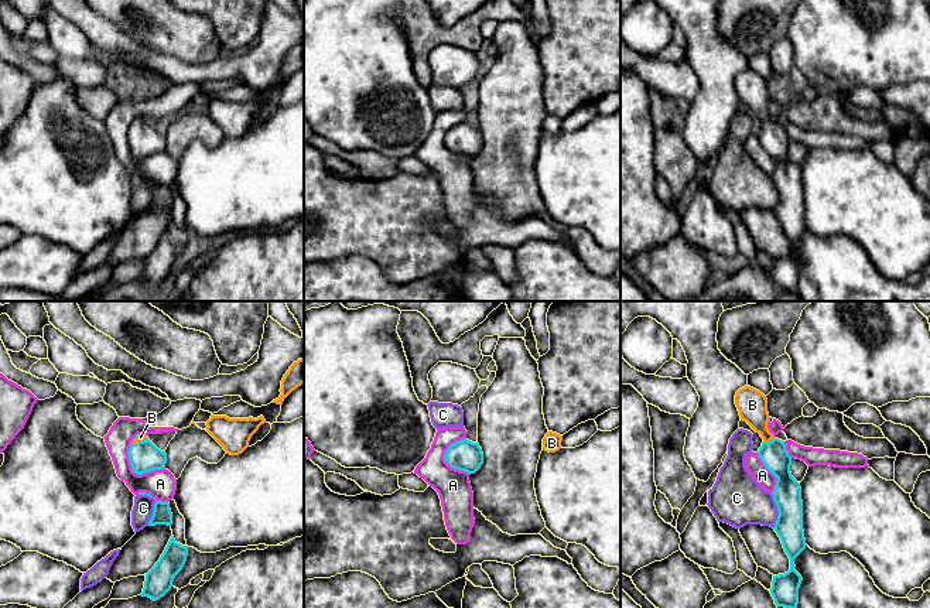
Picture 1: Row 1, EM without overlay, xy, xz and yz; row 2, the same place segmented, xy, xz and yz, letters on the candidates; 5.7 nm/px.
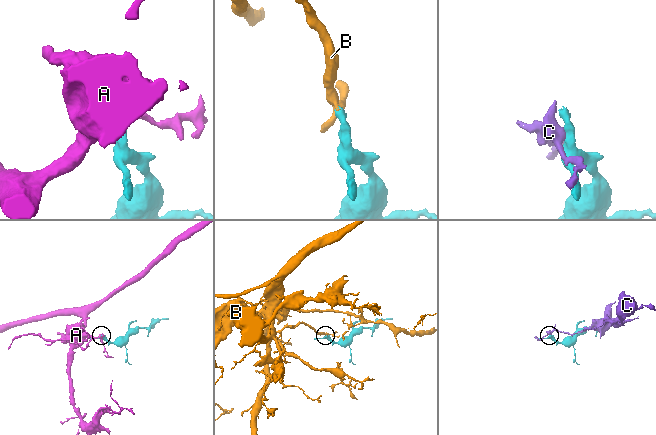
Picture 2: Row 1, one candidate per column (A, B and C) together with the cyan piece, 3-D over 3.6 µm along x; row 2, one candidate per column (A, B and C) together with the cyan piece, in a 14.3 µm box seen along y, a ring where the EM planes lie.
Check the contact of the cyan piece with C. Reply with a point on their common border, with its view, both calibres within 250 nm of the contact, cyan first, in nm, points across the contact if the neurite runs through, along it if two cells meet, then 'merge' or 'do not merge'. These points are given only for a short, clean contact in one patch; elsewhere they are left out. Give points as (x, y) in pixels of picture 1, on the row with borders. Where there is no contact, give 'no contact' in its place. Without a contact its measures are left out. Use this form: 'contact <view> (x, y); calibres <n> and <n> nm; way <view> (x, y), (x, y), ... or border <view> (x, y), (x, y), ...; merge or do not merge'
contact xy (154, 505); calibres 110 and 120 nm; do not merge

